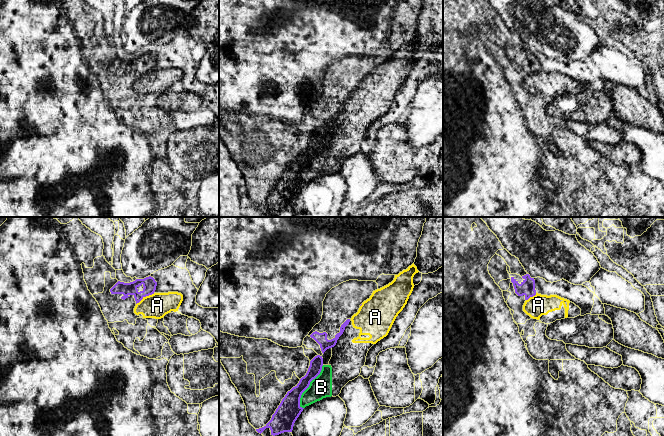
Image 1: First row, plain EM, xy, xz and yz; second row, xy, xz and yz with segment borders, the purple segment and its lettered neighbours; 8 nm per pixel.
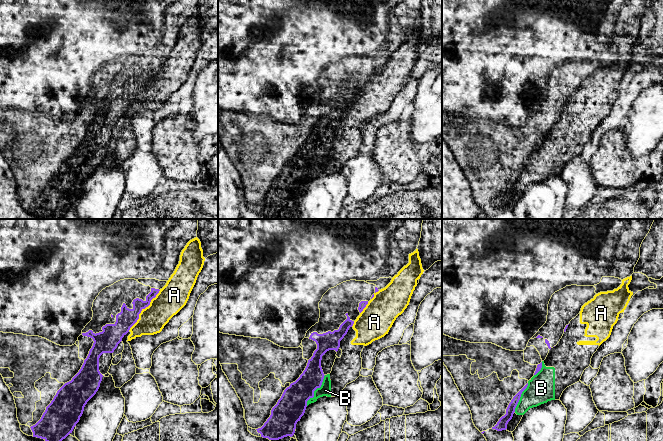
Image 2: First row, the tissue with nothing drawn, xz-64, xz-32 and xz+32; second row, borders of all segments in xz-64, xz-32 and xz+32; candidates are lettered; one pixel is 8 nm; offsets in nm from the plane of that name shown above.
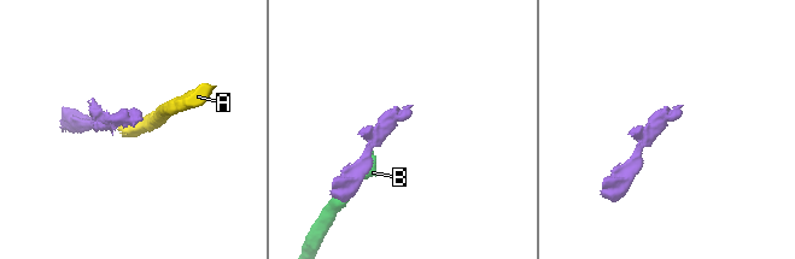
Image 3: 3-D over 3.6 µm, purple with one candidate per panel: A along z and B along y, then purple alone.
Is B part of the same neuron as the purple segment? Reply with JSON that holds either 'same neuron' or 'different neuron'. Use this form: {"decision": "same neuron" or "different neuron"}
{"decision": "different neuron"}

